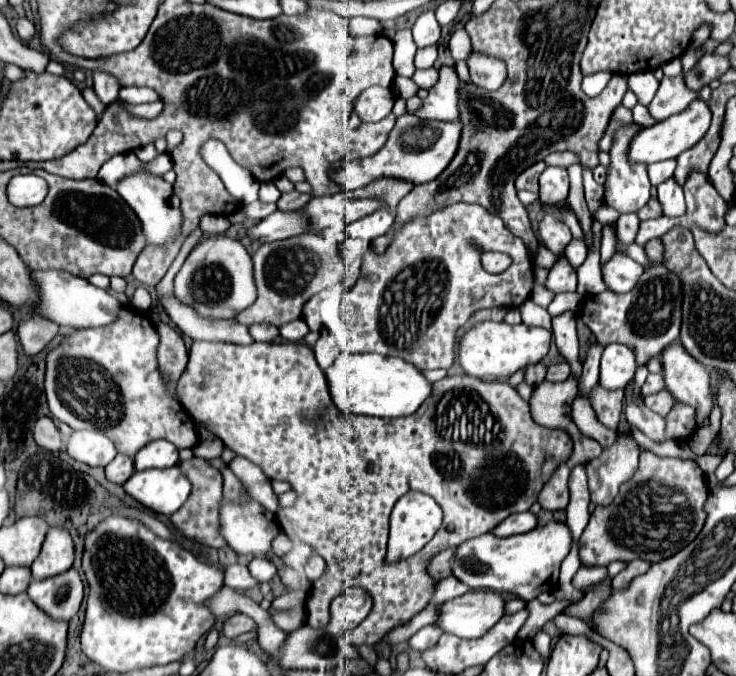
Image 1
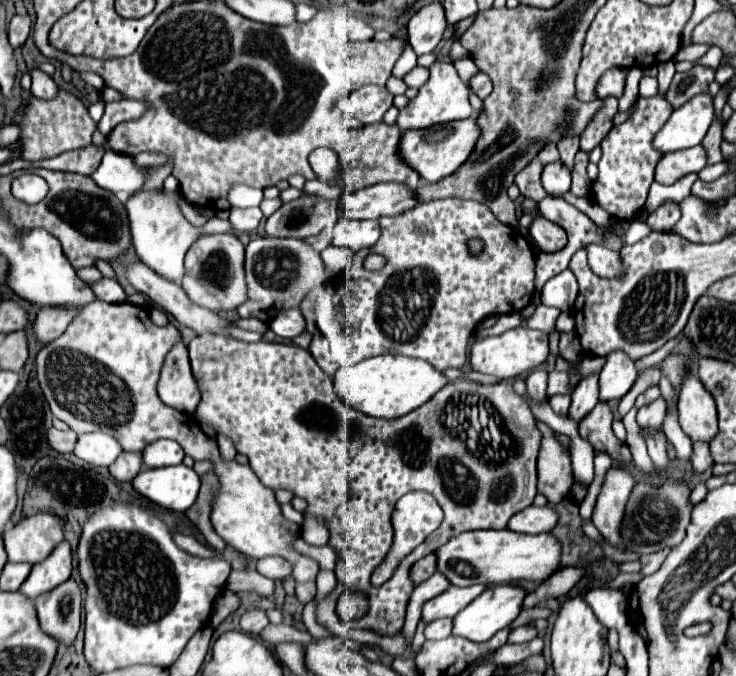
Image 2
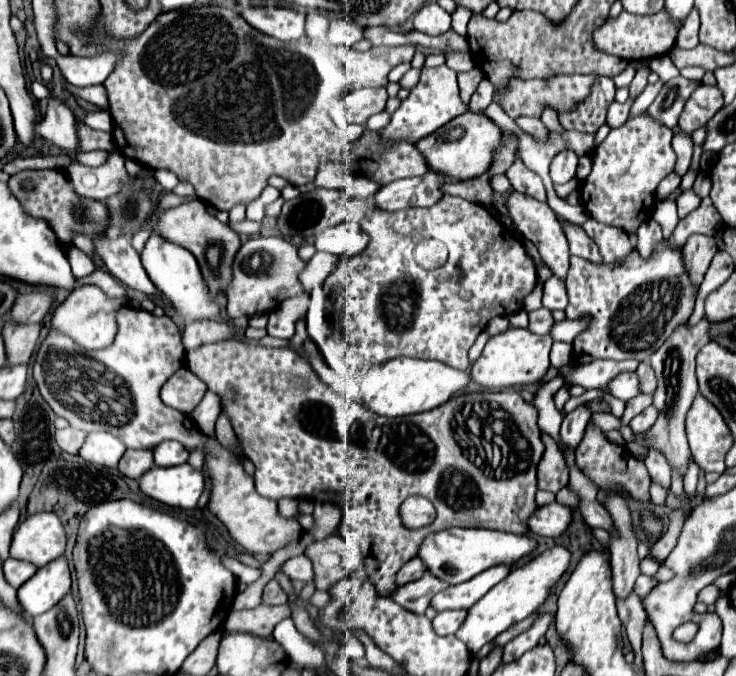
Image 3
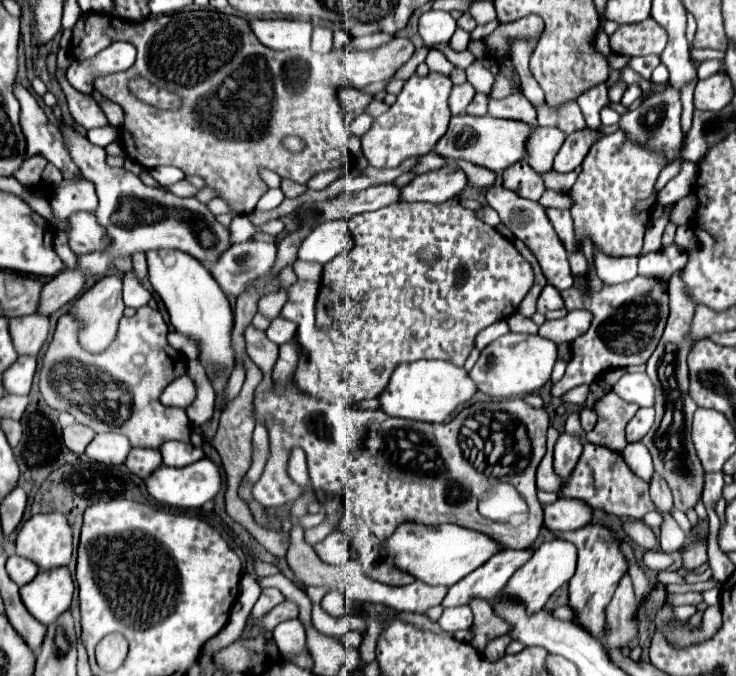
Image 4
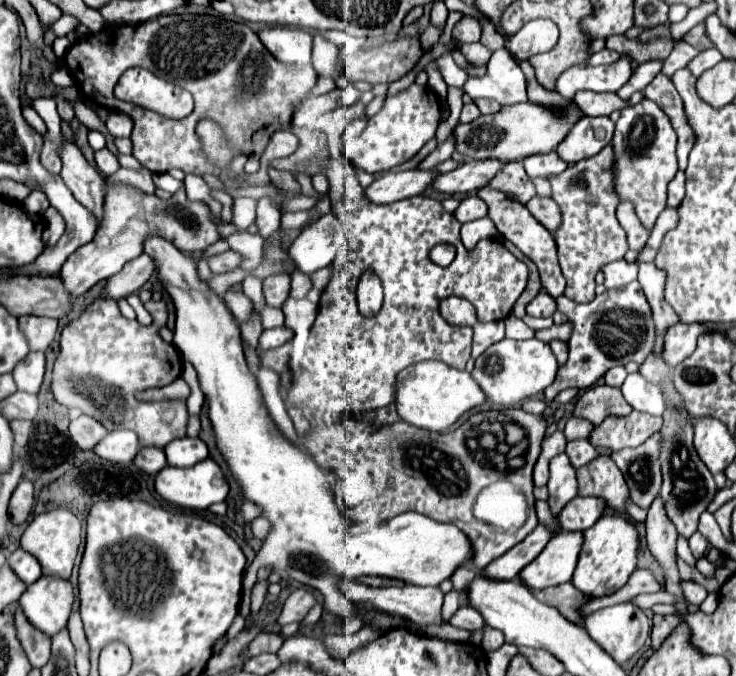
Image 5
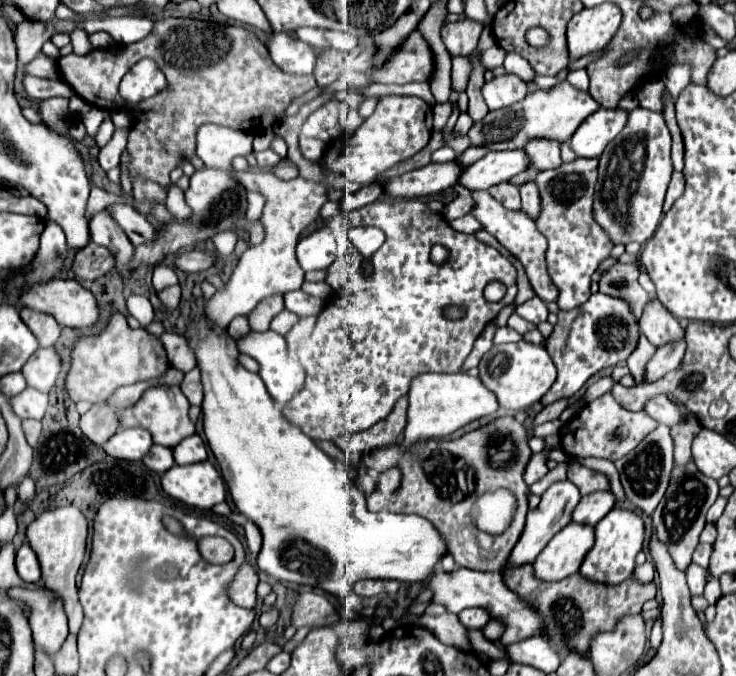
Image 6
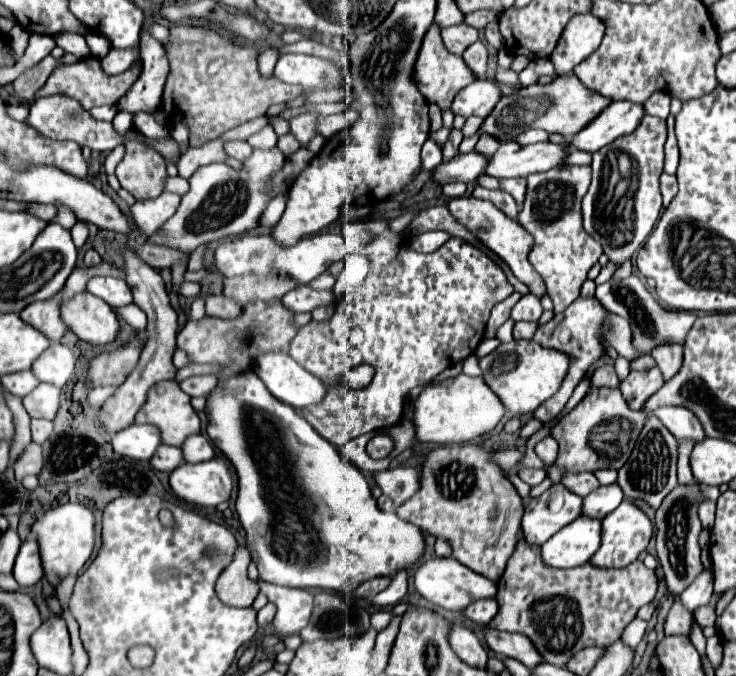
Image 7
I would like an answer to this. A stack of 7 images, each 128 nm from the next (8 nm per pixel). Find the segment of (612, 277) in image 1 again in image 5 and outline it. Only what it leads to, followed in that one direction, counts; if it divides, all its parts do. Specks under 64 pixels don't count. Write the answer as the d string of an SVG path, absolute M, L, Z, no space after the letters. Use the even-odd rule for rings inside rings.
M536 194L536 196L532 196L532 200L528 200L526 208L530 210L530 214L532 214L546 230L554 232L554 230L558 228L558 224L560 224L560 210L558 210L558 206L554 204L552 198Z

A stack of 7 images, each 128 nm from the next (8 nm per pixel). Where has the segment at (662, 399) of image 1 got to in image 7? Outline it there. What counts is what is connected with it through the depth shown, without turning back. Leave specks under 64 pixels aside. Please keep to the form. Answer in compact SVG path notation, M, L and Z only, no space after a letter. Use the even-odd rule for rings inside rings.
M592 388L576 408L562 416L550 436L558 442L558 458L552 466L546 468L552 484L560 484L564 472L596 472L596 470L620 470L636 444L636 438L646 422L644 412L632 412L622 398L620 388Z

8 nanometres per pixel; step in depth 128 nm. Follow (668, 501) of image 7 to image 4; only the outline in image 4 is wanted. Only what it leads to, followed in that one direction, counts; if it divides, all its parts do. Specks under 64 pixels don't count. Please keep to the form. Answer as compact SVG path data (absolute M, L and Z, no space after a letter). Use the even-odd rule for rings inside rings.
M678 272L670 280L670 314L666 320L664 334L660 338L658 348L648 360L648 376L656 388L656 422L650 428L650 432L644 436L644 444L648 446L652 458L654 458L654 470L664 476L666 484L672 490L674 496L674 508L680 512L688 512L690 508L696 508L698 500L702 498L704 490L704 468L696 456L690 432L692 432L692 416L696 412L696 404L688 396L688 366L686 356L692 348L688 340L684 340L684 334L688 332L690 318L694 314L694 304L690 298L686 298L686 292L682 288L684 284L678 278Z

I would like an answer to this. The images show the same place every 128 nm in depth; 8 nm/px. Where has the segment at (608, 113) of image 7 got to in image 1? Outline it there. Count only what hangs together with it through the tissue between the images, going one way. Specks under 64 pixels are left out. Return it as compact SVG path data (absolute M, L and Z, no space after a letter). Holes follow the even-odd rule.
M546 168L540 174L540 202L562 202L568 196L566 168Z

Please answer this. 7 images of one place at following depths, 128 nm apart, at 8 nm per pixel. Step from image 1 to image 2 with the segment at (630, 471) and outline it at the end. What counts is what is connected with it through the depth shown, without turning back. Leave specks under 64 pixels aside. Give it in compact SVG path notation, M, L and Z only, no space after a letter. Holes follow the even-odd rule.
M612 466L606 474L602 492L596 500L592 522L606 538L606 542L610 542L612 546L622 546L620 524L624 518L624 504L628 502L634 484L636 482L628 470Z

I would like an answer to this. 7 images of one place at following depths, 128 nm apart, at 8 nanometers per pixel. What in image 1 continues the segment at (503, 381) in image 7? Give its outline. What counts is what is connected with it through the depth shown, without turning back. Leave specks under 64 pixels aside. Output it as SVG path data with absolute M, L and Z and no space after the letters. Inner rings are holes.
M482 322L476 324L470 332L466 332L460 340L458 360L466 374L476 378L510 378L516 370L526 368L530 364L540 362L550 348L550 332L536 326L526 324L504 324L504 322Z

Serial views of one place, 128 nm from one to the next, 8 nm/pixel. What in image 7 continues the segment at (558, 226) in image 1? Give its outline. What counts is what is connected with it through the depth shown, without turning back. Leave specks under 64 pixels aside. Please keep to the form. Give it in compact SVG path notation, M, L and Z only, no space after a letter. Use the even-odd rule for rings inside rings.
M462 196L462 198L454 198L454 200L450 200L450 204L448 204L448 210L450 210L450 214L466 228L466 230L470 230L484 246L488 246L496 256L500 256L508 266L510 266L510 270L514 272L514 276L520 280L520 282L524 282L528 288L530 288L530 292L532 294L536 294L536 296L542 296L542 294L546 294L546 286L544 286L544 282L540 280L540 276L534 272L534 268L530 266L530 262L528 262L528 252L530 252L530 248L532 248L532 236L516 222L516 220L510 220L502 210L498 210L492 202L486 202L486 200L476 200L476 198L472 198L472 196Z

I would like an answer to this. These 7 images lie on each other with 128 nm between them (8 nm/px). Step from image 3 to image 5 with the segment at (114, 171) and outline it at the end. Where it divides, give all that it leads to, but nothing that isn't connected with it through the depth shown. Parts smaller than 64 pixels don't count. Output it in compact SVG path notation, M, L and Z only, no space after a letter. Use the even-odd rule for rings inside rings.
M48 208L48 210L44 212L44 218L46 218L48 226L46 226L44 234L42 234L42 242L44 242L46 246L54 246L54 244L60 240L60 236L64 234L64 220L62 220L62 216L58 214L56 208Z

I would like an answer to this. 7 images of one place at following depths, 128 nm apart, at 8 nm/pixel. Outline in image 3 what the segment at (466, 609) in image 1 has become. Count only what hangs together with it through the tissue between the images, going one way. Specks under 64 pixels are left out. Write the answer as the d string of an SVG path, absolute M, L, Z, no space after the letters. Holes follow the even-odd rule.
M552 546L542 554L538 554L536 558L532 558L530 562L512 568L510 574L500 584L496 584L480 602L476 602L468 610L468 616L460 626L460 630L456 632L456 638L462 640L472 654L476 654L484 644L492 642L500 632L538 612L538 608L546 602L546 598L550 596L558 580L568 570L570 560L572 560L572 554L568 548Z

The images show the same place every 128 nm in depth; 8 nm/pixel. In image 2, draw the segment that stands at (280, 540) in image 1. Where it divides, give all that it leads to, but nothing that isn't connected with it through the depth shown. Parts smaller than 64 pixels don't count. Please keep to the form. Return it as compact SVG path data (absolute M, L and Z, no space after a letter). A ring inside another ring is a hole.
M298 538L298 540L294 542L294 548L296 548L300 554L316 560L318 566L320 566L320 570L336 570L338 552L336 552L334 548L330 548L328 544L326 544L326 546L310 546L310 544L306 544L302 538Z

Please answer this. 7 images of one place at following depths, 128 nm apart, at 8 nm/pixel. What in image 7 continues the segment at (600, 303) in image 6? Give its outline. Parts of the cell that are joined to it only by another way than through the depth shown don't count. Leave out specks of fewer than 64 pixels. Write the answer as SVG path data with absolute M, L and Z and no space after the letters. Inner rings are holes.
M576 298L564 312L560 314L554 314L554 318L546 324L540 324L538 330L534 332L534 342L546 346L546 348L554 348L554 350L560 350L560 352L566 352L570 358L572 358L572 366L570 366L570 372L566 376L566 380L562 382L560 390L556 392L556 396L552 396L550 400L546 400L536 412L534 412L534 418L540 420L542 424L548 424L552 422L566 406L568 398L572 396L576 384L580 382L580 378L588 372L590 364L596 362L600 356L602 356L602 344L600 344L600 326L604 324L606 320L606 310L602 308L602 304L596 300L596 298Z

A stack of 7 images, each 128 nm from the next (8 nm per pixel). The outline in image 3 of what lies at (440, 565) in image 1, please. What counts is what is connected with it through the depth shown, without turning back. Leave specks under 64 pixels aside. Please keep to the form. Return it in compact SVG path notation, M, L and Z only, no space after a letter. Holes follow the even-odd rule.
M412 558L408 564L404 564L404 566L398 570L398 574L396 574L396 584L402 586L402 584L406 584L406 582L414 582L414 580L418 580L424 572L426 572L424 564L422 564L418 558Z

